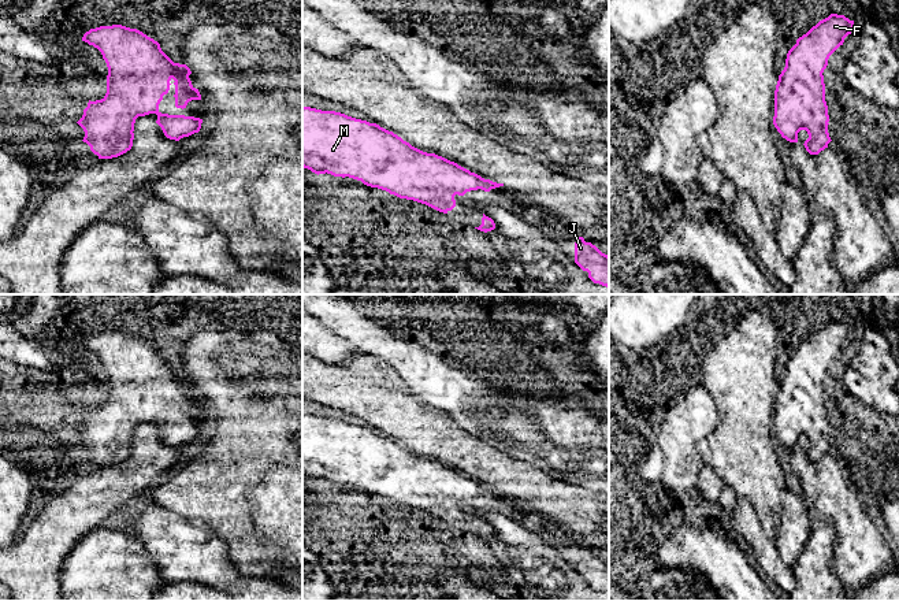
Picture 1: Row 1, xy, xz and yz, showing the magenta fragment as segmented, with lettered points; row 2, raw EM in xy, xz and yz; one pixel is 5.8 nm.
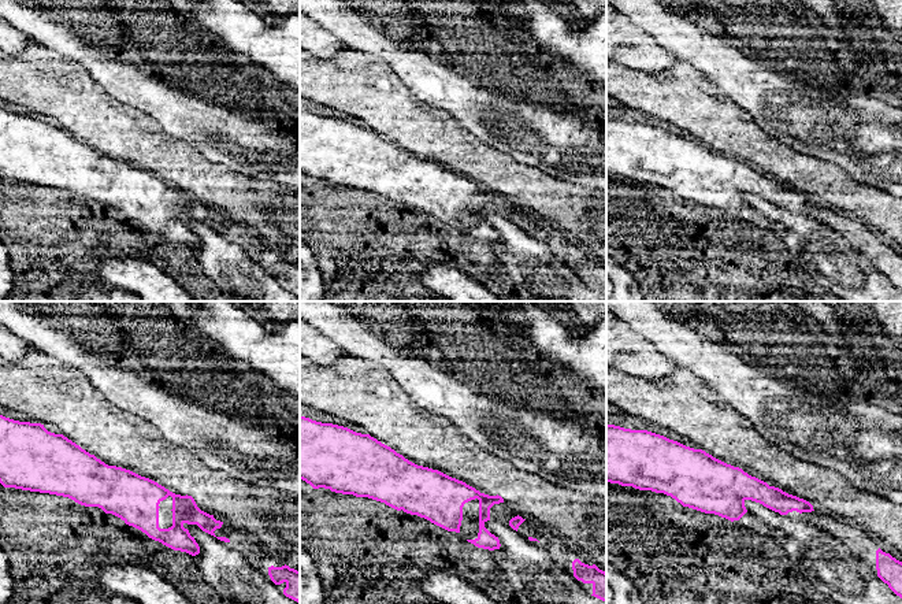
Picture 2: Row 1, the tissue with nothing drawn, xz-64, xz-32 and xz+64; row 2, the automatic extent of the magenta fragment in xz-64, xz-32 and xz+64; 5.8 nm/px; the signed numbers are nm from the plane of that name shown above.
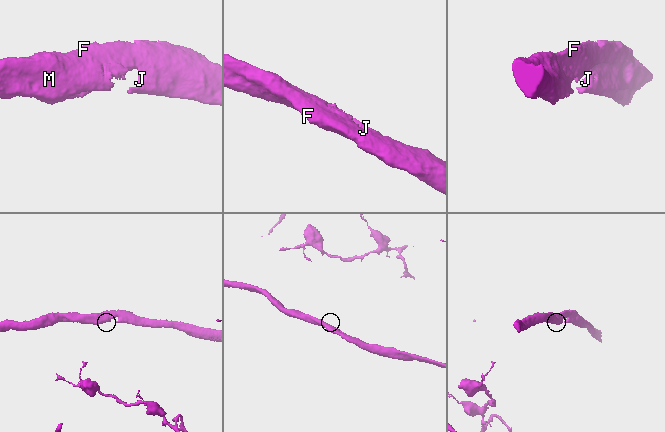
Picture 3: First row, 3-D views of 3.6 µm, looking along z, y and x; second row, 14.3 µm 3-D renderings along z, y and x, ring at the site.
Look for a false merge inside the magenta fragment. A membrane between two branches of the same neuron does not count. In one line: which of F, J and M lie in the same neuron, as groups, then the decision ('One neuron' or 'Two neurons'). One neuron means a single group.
Groups: F J M. One neuron

